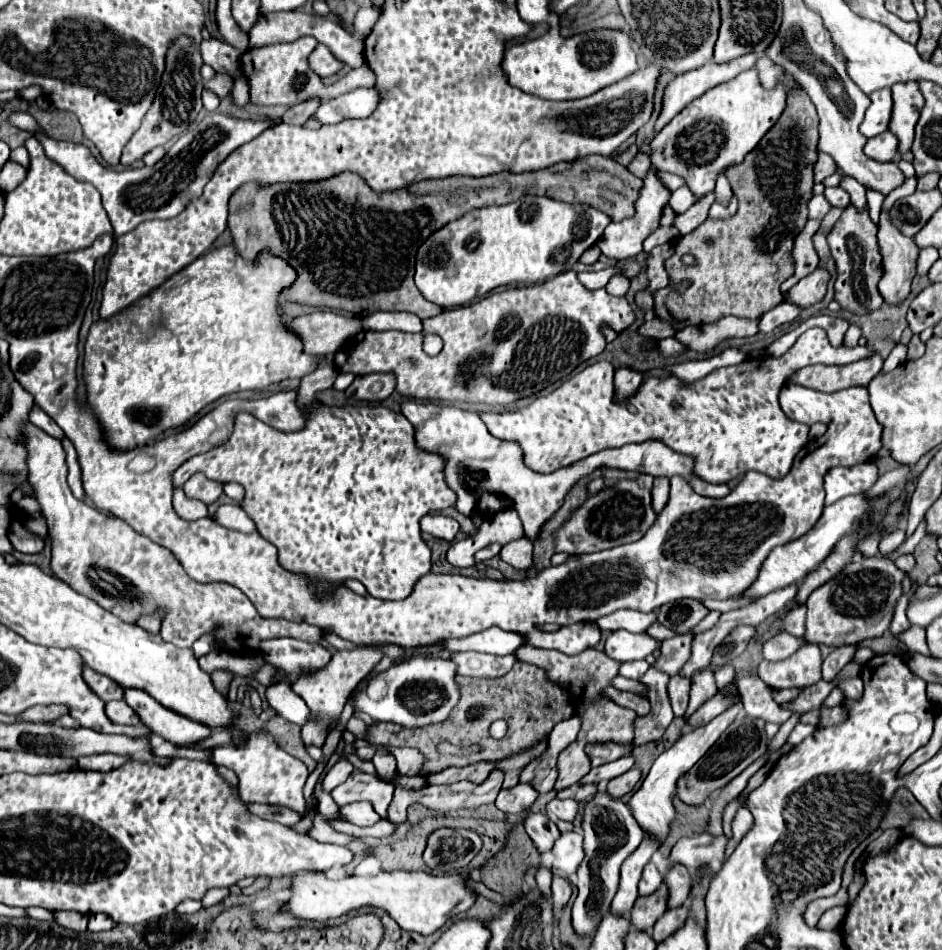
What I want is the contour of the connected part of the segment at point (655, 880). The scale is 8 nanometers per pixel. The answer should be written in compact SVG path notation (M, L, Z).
M648 862L648 866L644 866L644 874L640 880L640 896L654 894L660 888L660 884L662 884L662 874L652 862Z

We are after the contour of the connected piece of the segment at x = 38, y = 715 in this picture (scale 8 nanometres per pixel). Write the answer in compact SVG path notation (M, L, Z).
M50 704L50 706L32 706L26 712L22 712L18 718L24 722L50 722L64 714L68 714L68 706Z

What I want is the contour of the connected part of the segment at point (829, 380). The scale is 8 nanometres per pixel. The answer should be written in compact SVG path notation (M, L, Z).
M876 354L872 358L846 366L806 366L792 376L792 382L820 392L838 392L852 386L868 386L868 382L882 370L882 362L884 360Z

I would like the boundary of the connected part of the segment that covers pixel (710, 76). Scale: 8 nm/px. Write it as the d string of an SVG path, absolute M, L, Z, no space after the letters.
M744 54L732 62L716 64L714 60L706 62L704 66L680 74L676 80L672 80L664 92L662 102L662 114L656 122L656 130L662 130L664 124L668 124L688 102L704 94L706 90L728 82L730 78L738 76L740 72L752 68L758 60L758 54Z

